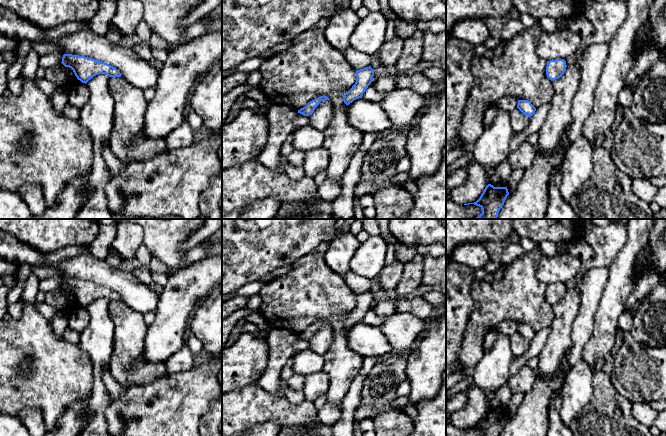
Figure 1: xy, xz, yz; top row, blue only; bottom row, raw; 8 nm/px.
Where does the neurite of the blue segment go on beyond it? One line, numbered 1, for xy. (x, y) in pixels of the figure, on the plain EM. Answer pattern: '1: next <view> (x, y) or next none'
1: next none

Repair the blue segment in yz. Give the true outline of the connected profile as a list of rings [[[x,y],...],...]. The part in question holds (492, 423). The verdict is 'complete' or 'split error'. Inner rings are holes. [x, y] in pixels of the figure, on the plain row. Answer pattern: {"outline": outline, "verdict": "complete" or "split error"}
{"outline": [[[488,408],[476,426],[464,429],[474,428],[479,430],[482,436],[499,436],[508,419],[507,411],[494,411]]], "verdict": "complete"}

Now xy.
{"outline": [[[64,278],[61,287],[71,292],[77,303],[85,308],[98,298],[121,301],[121,297],[115,291],[85,280]]], "verdict": "complete"}

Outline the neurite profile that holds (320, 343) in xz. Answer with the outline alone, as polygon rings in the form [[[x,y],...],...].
[[[330,324],[321,325],[309,340],[309,350],[324,356],[333,341],[333,329]]]

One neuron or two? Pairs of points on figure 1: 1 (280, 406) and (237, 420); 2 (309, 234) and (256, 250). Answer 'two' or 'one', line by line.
1: one
2: one

